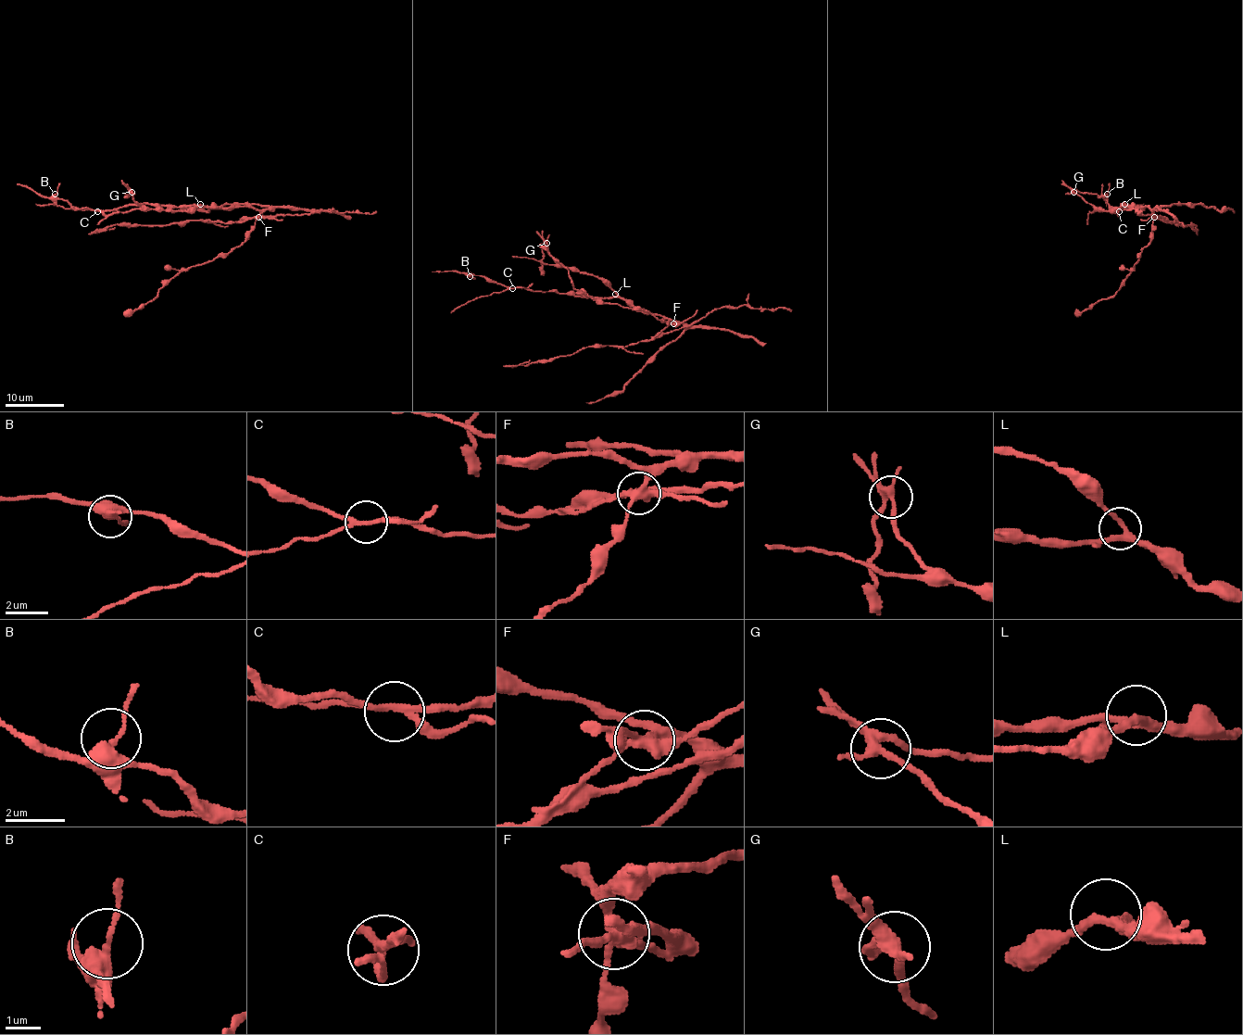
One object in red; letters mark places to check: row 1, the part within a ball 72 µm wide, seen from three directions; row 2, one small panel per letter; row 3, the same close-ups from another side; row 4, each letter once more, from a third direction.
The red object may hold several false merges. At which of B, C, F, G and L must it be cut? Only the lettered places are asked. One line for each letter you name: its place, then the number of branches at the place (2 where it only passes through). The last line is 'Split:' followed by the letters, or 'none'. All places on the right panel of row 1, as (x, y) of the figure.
C: at (1119, 211); 4 branches meet
F: at (1154, 217); 4 branches meet
G: at (1073, 192); 4 branches meet
Split: C, F, G

